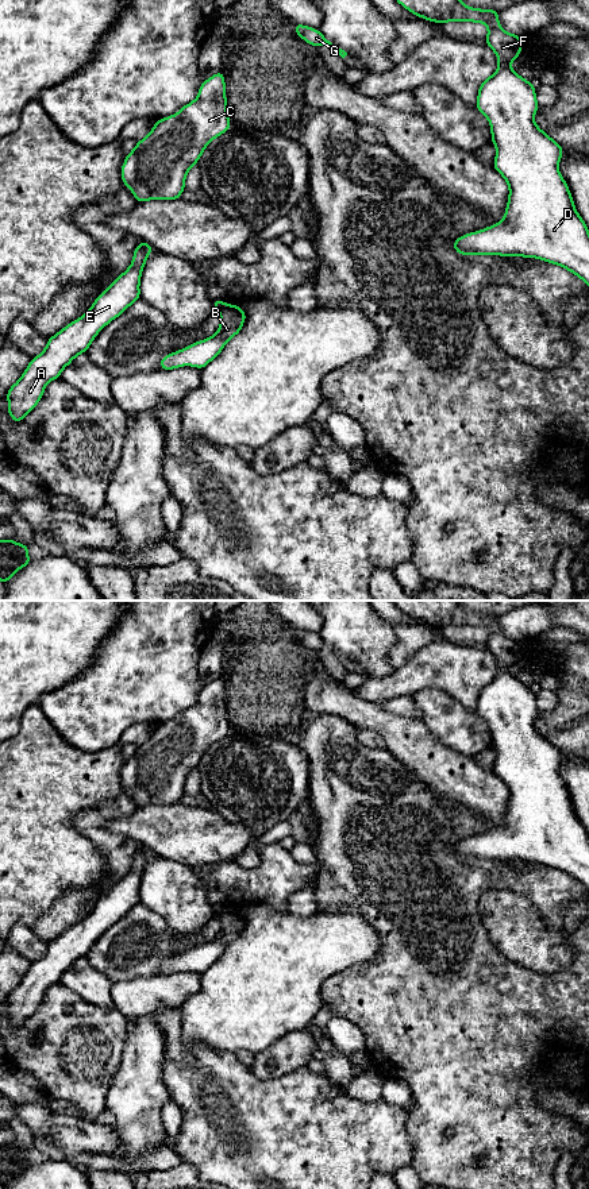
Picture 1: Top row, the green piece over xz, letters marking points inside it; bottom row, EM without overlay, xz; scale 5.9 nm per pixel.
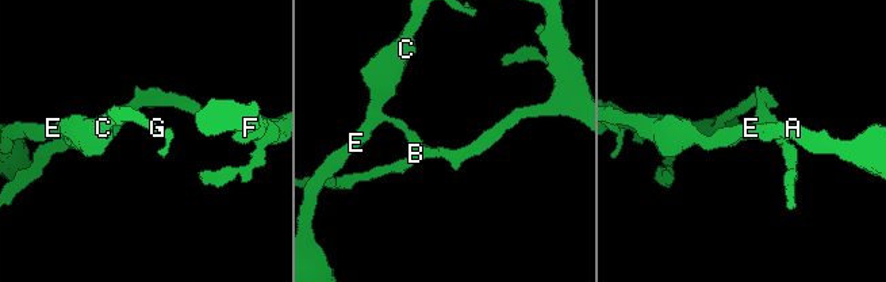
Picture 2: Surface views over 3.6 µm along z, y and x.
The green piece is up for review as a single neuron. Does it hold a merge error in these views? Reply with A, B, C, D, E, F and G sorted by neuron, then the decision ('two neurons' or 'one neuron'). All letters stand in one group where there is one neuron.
groups A C E G / B D F; two neurons

